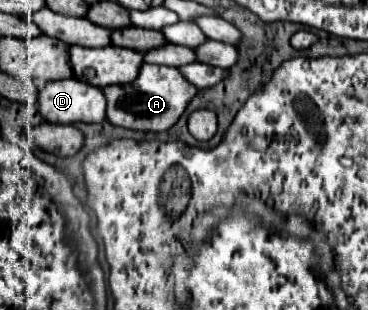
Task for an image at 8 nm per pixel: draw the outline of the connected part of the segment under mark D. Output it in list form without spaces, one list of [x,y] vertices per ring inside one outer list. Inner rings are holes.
[[[79,79],[45,83],[39,91],[37,105],[49,123],[99,123],[105,119],[103,91]]]

